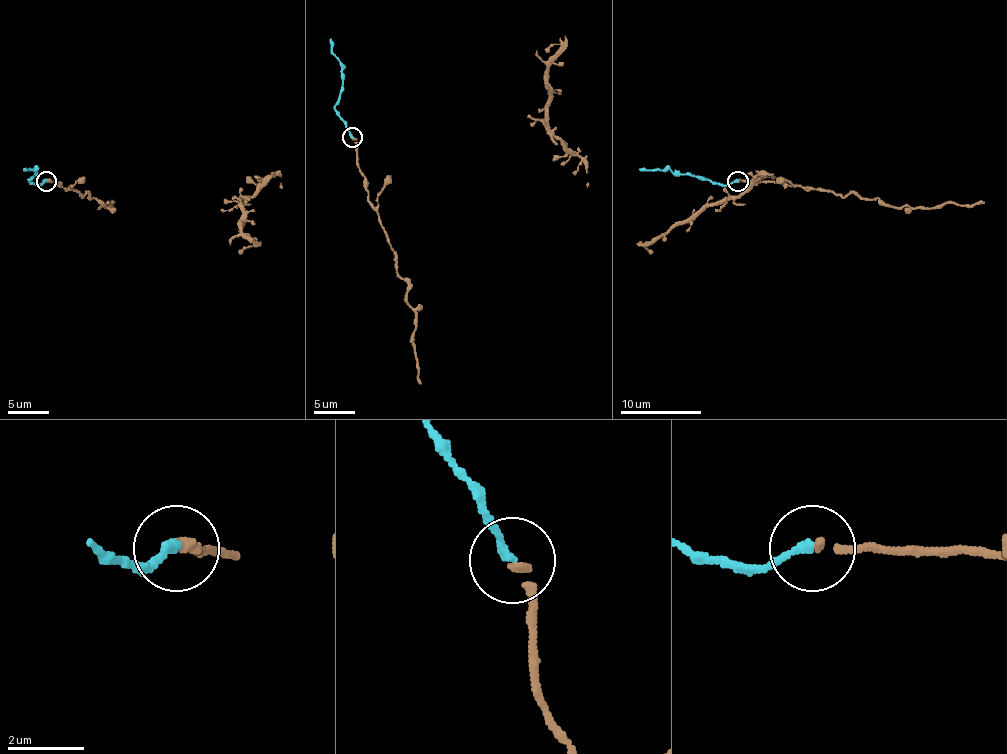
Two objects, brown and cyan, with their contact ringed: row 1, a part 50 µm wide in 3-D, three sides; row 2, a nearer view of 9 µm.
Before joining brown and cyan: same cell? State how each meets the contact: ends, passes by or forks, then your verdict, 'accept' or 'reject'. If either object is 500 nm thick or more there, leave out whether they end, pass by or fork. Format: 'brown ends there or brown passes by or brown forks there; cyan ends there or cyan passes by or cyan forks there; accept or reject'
brown ends there; cyan ends there; accept

